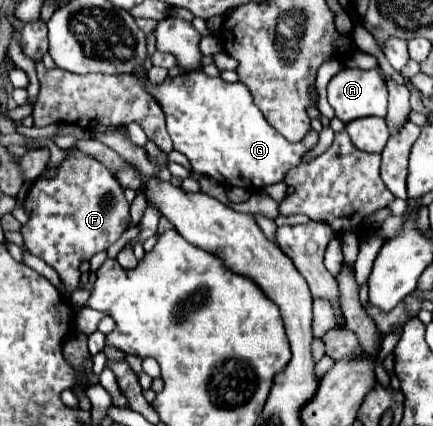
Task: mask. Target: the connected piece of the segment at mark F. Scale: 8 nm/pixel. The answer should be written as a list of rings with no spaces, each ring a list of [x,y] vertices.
[[[72,152],[56,178],[36,180],[24,206],[30,220],[20,228],[20,234],[28,252],[52,266],[68,292],[78,288],[80,264],[112,246],[130,224],[130,204],[124,198],[122,186],[104,164],[82,152]]]

